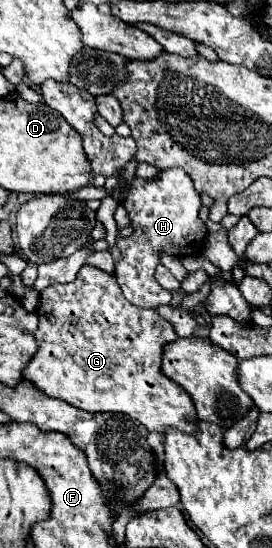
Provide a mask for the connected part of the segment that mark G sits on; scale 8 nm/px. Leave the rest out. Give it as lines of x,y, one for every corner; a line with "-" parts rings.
84,266
76,280
70,284
54,284
40,292
38,304
38,328
34,332
38,350
24,368
24,378
34,382
38,390
50,394
50,398
62,398
72,406
86,412
122,412
144,424
150,432
164,432
166,428
178,428
186,434
194,432
196,410
192,398
176,382
168,380
160,372
162,346
176,340
172,324
160,318
154,310
134,306
122,298
122,290
114,278
96,266

